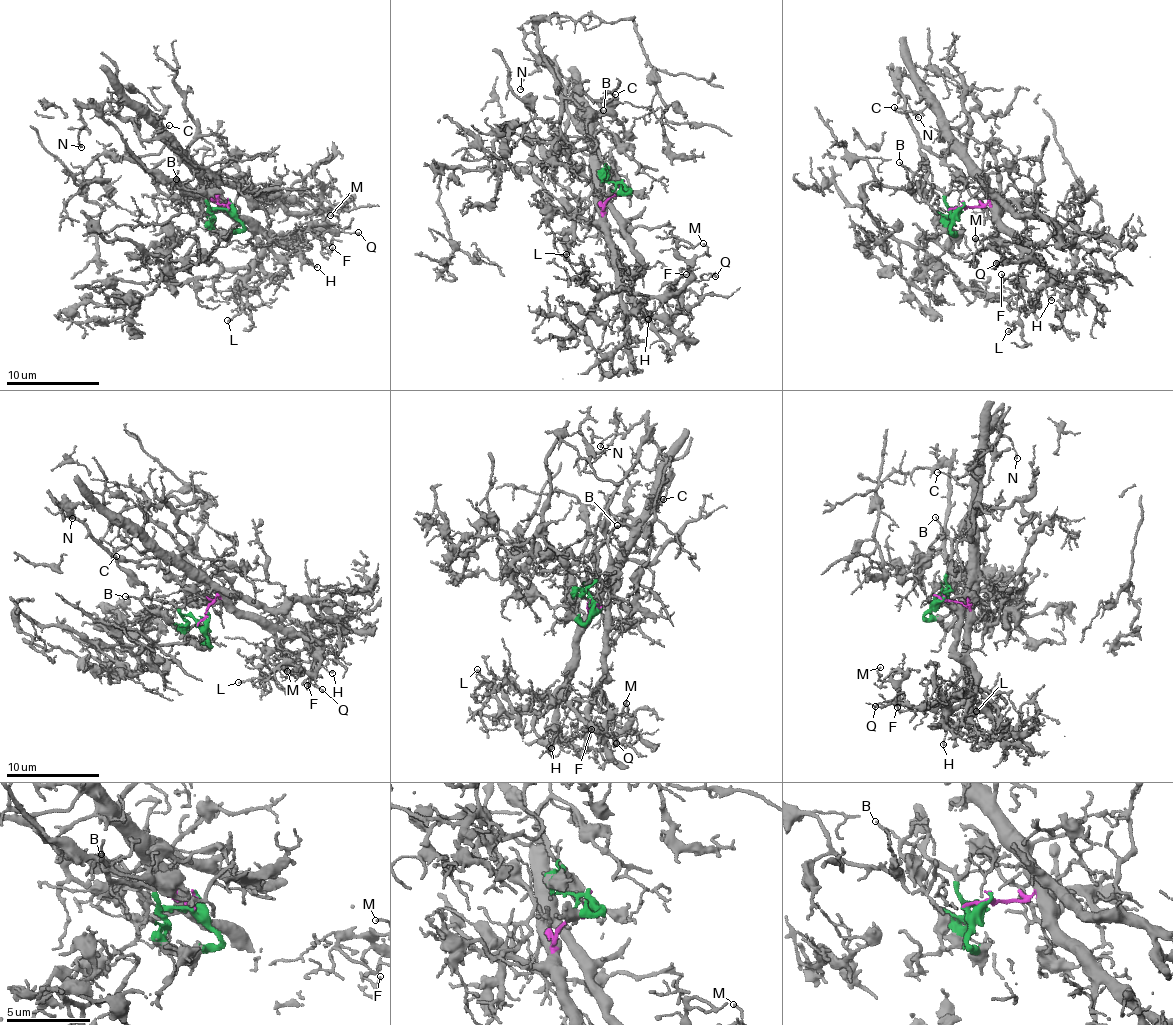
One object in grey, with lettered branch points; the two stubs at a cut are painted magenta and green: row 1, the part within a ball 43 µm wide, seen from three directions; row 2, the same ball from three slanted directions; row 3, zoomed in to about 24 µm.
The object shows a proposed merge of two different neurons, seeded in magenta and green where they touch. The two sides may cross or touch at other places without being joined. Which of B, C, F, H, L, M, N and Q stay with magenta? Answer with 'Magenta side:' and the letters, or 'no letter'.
Magenta side: C, F, H, L, M, Q

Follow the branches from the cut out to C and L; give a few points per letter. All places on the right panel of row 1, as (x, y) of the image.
C: (957, 207), (983, 206), (988, 201), (988, 189), (930, 106), (905, 113), (893, 107)
L: (957, 207), (990, 206), (1005, 228), (1019, 236), (1047, 271), (1047, 280), (1007, 331)

